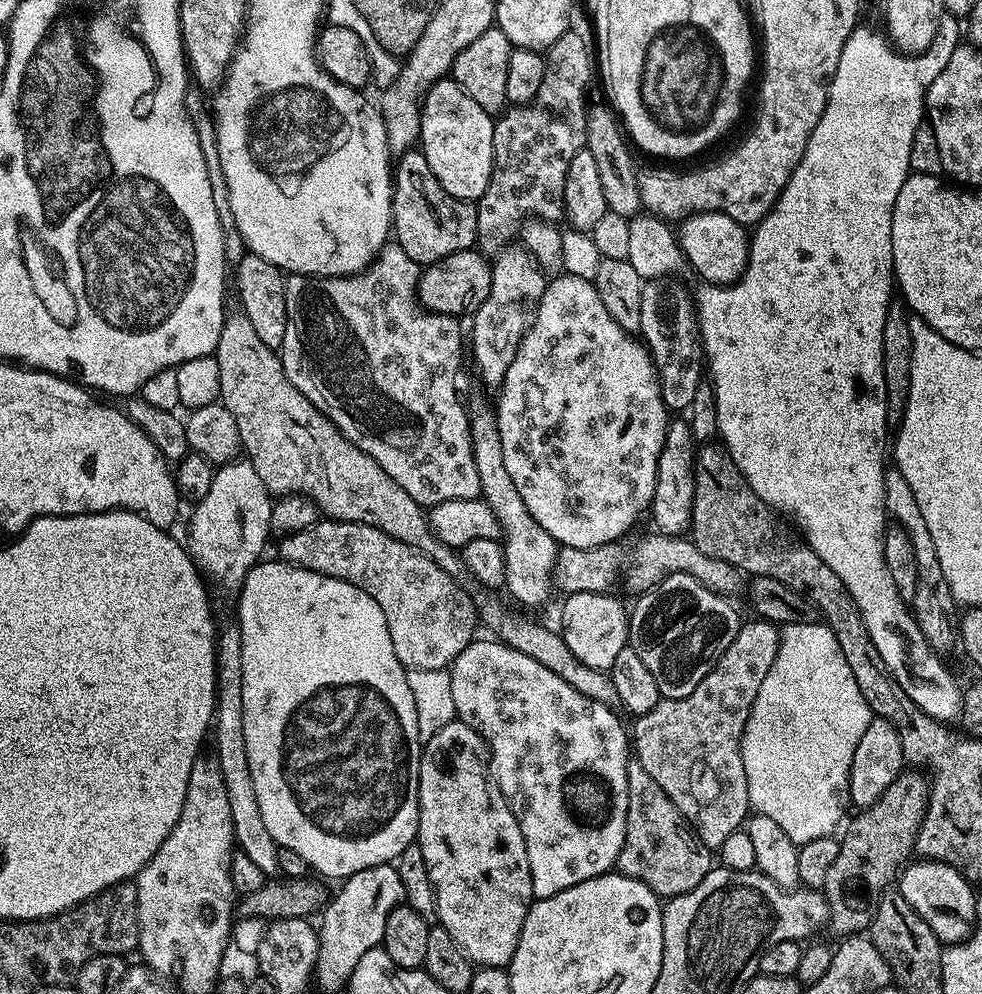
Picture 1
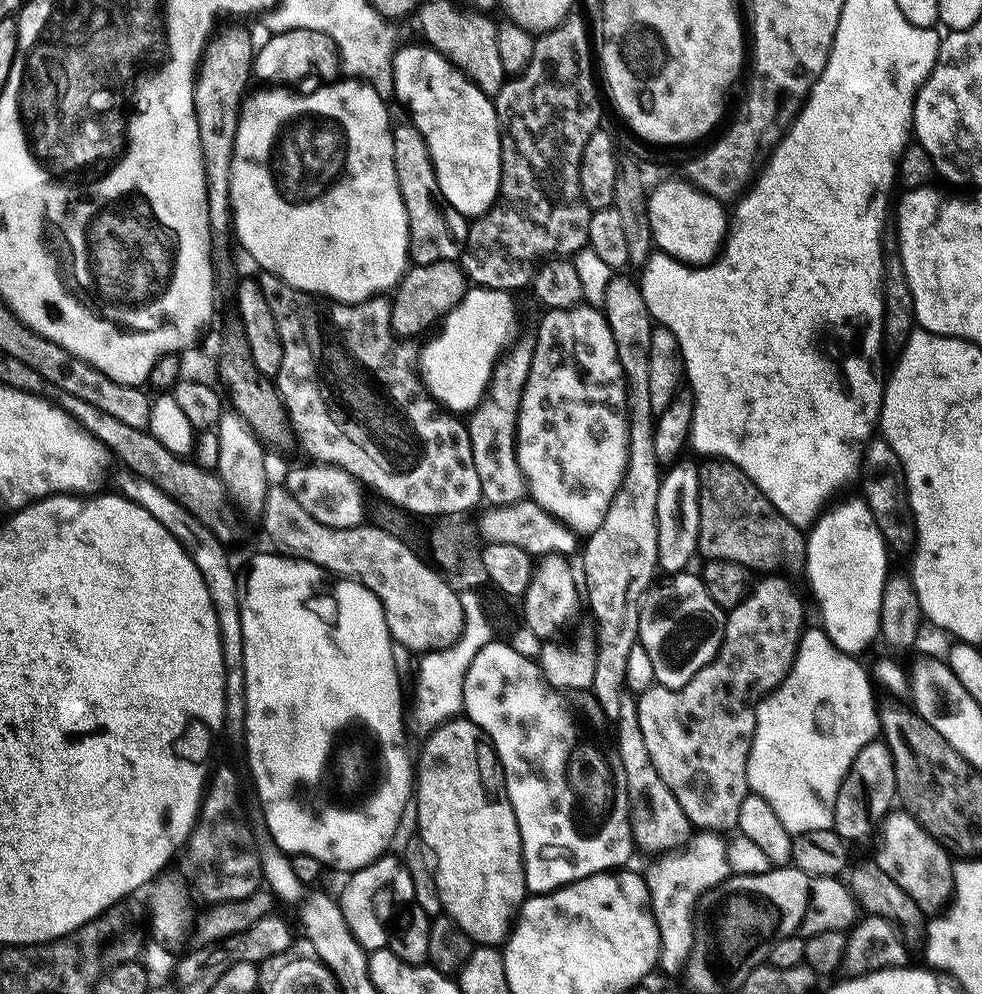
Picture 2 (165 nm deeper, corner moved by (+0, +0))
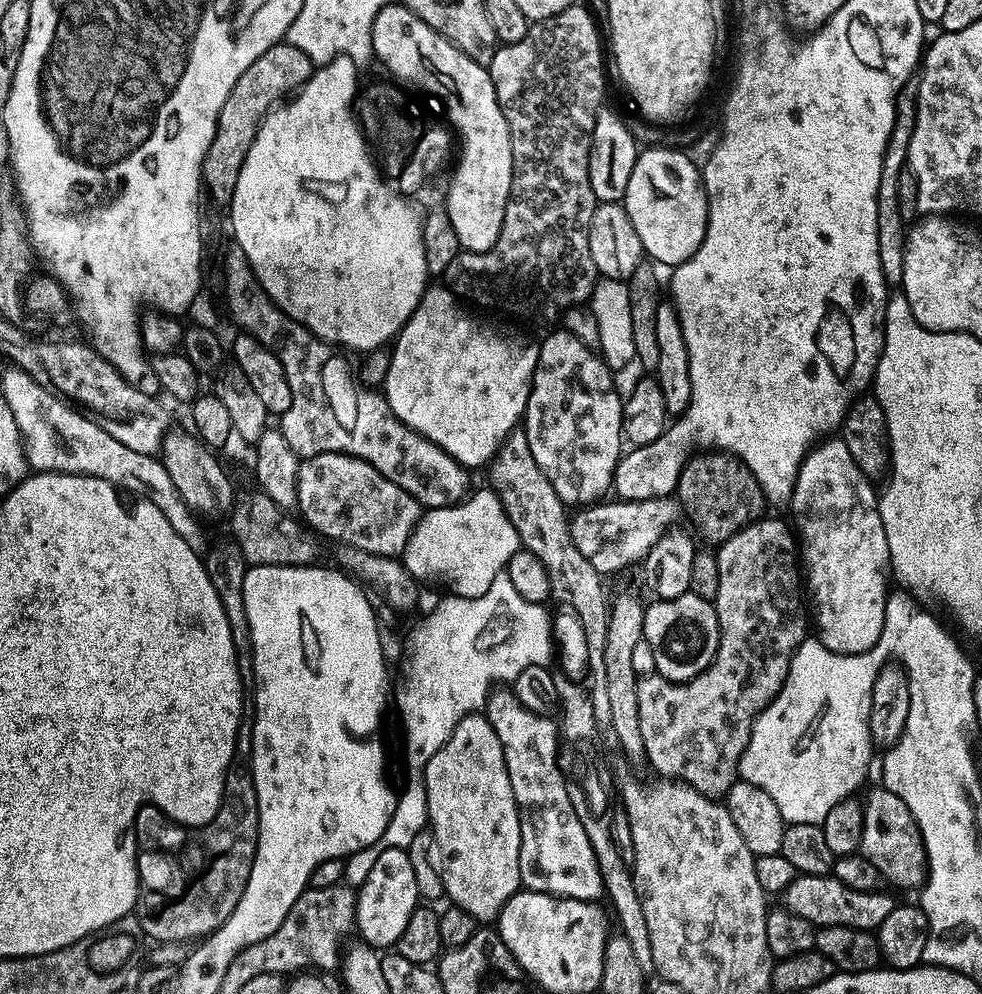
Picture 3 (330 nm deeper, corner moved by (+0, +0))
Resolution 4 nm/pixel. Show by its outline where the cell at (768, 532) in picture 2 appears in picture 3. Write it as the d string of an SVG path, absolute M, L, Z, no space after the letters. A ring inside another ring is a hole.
M708 450L693 455L678 478L674 496L683 515L685 512L692 523L691 531L700 540L702 538L712 544L708 546L724 544L734 534L738 534L738 530L765 515L766 501L754 474L750 474L750 470L737 456L729 456L726 452Z

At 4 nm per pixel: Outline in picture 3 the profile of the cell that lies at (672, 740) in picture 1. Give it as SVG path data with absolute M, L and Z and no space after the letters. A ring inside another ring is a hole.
M761 518L746 525L715 549L718 590L714 603L720 641L710 666L693 680L683 682L667 680L659 674L638 679L638 722L642 722L647 763L664 775L661 777L687 784L709 798L727 797L730 786L736 783L740 759L750 742L754 722L782 690L792 655L806 638L807 632L804 631L808 624L810 628L809 617L808 620L804 617L804 604L800 601L802 572L798 567L797 537L782 521L768 519Z

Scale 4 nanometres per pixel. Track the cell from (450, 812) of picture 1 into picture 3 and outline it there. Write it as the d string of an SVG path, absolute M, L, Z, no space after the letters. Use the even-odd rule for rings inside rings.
M487 715L464 716L462 722L454 726L454 734L450 734L446 746L442 746L442 750L438 750L438 754L434 754L434 758L430 758L430 762L424 767L424 781L430 833L432 832L432 840L436 843L434 856L444 883L445 897L455 907L466 910L466 914L473 916L477 922L495 921L502 906L506 906L508 899L522 888L520 805L510 786L502 742L498 742L498 734L494 734L494 726L490 726Z

